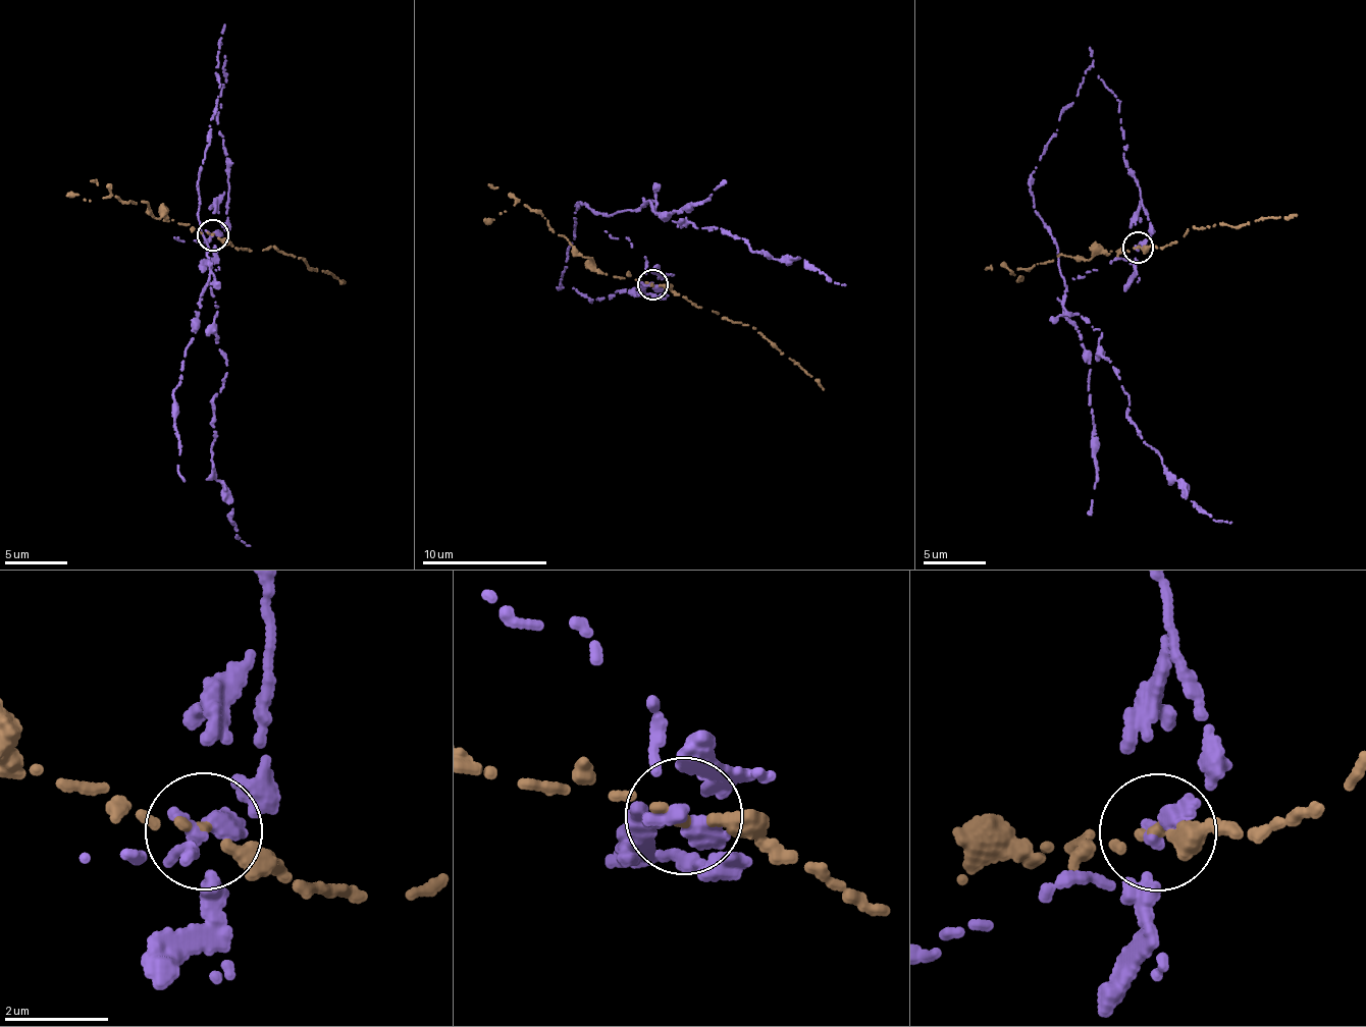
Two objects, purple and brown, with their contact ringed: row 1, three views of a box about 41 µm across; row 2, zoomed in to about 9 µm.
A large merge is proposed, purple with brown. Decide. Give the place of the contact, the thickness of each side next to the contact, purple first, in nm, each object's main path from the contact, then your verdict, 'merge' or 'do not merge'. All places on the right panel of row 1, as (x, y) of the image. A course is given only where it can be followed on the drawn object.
place (1138, 248); calibres 440 and 180 nm; course purple (1140, 246), (1149, 212), (1093, 67), (1029, 175), (1062, 307), (1101, 333), (1131, 422), (1186, 498), (1232, 523); course brown (1138, 247), (1176, 242), (1192, 227), (1298, 213); do not merge

